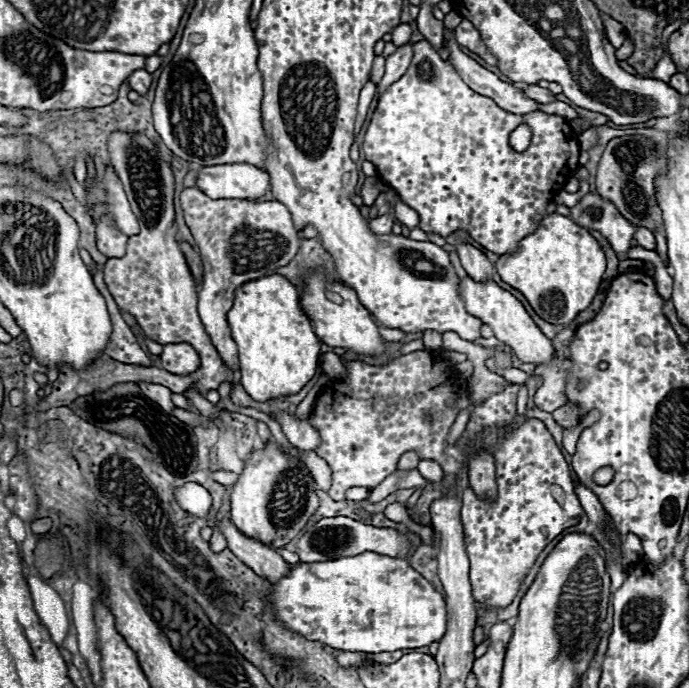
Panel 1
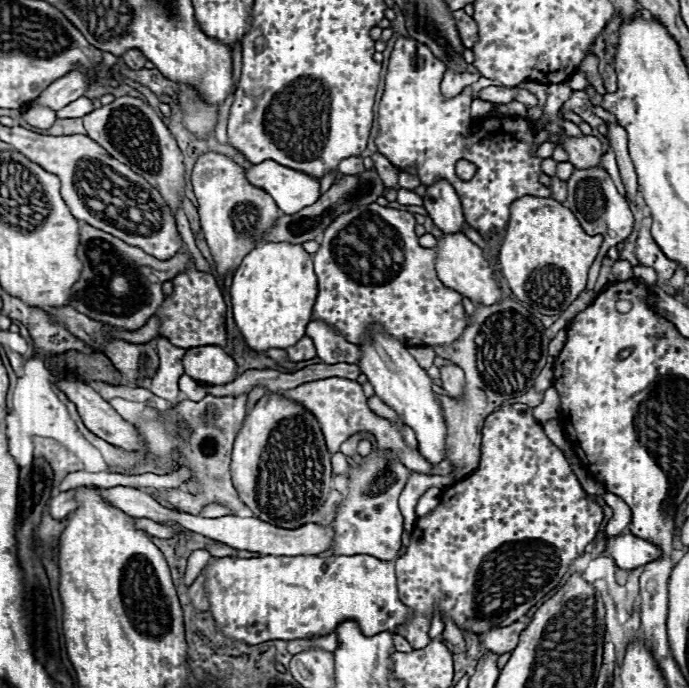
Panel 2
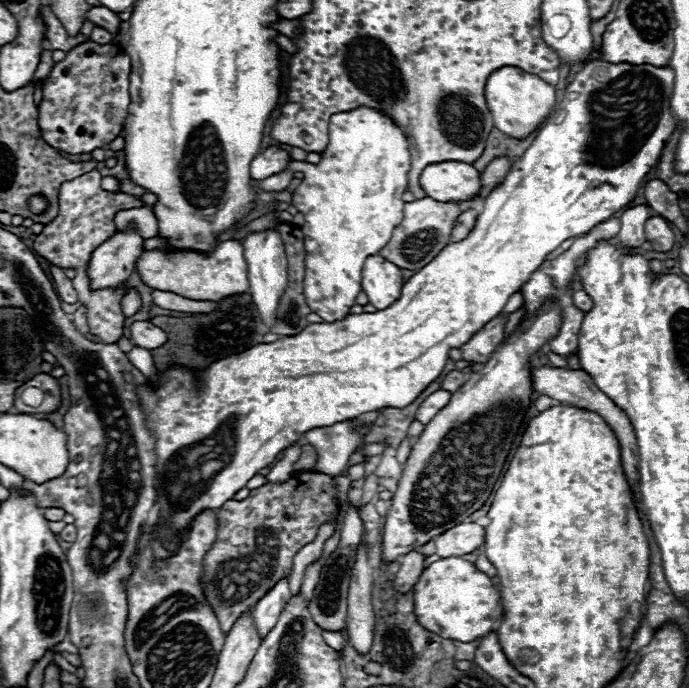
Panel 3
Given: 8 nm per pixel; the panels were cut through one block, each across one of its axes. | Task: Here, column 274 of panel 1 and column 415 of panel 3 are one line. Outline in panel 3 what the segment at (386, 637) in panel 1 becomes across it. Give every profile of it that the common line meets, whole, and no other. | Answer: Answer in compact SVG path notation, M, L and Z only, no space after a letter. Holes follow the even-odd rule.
M450 556L432 562L422 570L418 582L414 584L414 614L418 622L428 630L448 640L472 642L496 630L496 622L502 614L500 596L494 582L482 574L472 562Z

